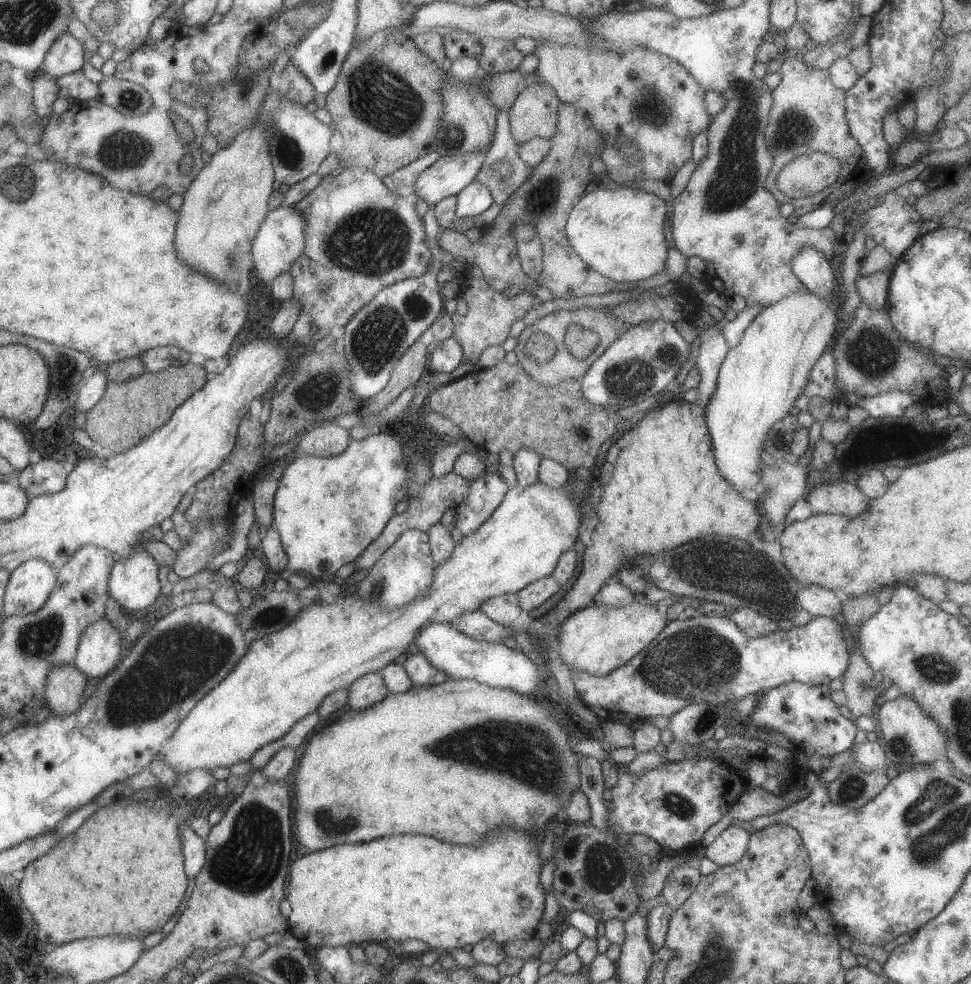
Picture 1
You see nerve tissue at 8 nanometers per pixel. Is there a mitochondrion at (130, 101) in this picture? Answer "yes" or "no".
yes

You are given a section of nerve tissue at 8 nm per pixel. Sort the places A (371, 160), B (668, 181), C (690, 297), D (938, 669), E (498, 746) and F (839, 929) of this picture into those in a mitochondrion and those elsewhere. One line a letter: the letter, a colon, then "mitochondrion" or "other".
A: other
B: other
C: other
D: mitochondrion
E: mitochondrion
F: other

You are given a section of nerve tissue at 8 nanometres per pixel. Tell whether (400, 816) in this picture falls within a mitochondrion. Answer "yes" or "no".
no

